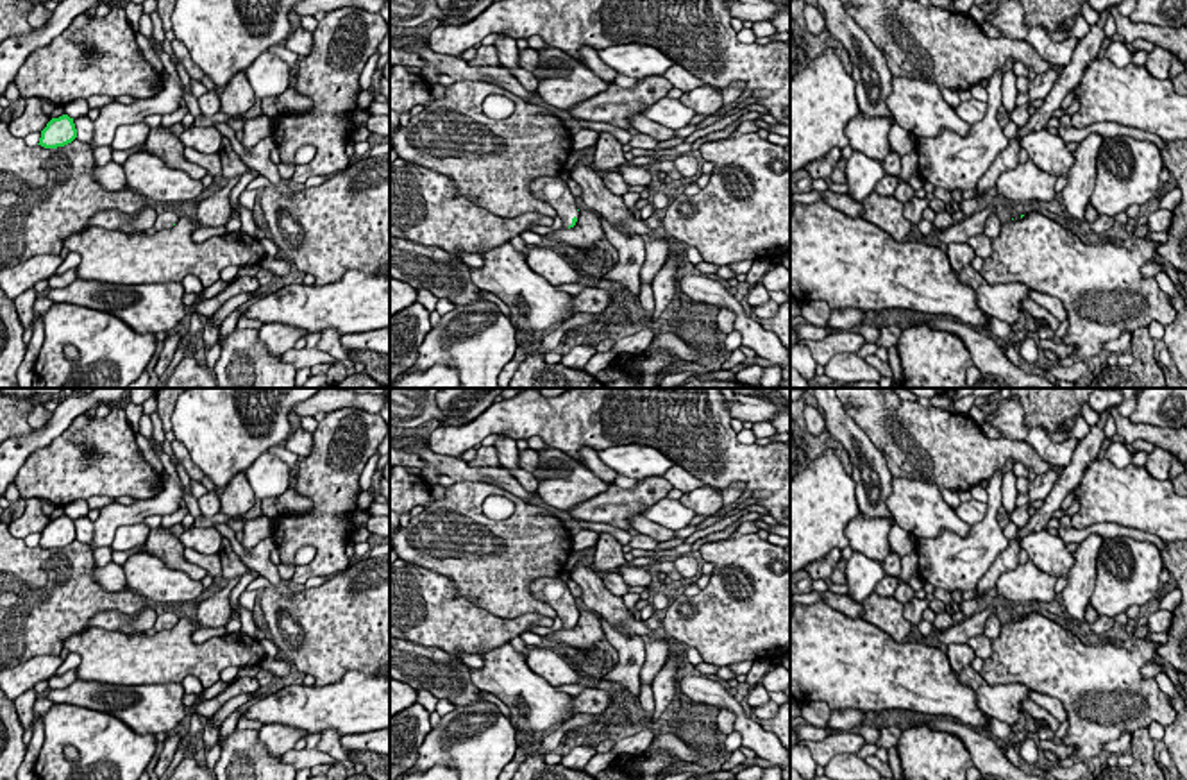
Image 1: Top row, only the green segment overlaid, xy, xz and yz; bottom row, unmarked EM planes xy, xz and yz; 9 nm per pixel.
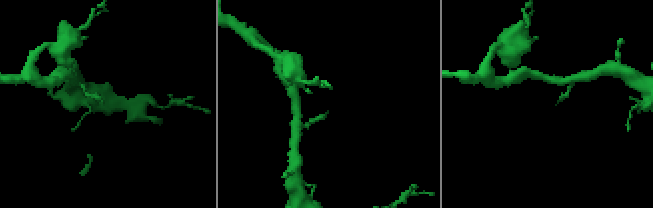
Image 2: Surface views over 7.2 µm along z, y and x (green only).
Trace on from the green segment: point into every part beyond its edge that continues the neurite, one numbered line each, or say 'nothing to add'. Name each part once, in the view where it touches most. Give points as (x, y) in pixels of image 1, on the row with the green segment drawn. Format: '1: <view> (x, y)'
1: xz (553, 190)

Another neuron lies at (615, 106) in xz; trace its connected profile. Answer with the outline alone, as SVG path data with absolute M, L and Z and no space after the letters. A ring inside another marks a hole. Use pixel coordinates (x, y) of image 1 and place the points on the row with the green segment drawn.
M663 75L638 79L631 89L611 84L604 93L567 109L572 118L604 122L620 129L633 129L631 118L642 114L674 86Z

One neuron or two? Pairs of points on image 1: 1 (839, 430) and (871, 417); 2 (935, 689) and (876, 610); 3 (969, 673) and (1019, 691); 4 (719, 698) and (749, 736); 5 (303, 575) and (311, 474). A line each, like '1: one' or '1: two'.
1: two
2: two
3: one
4: one
5: one

